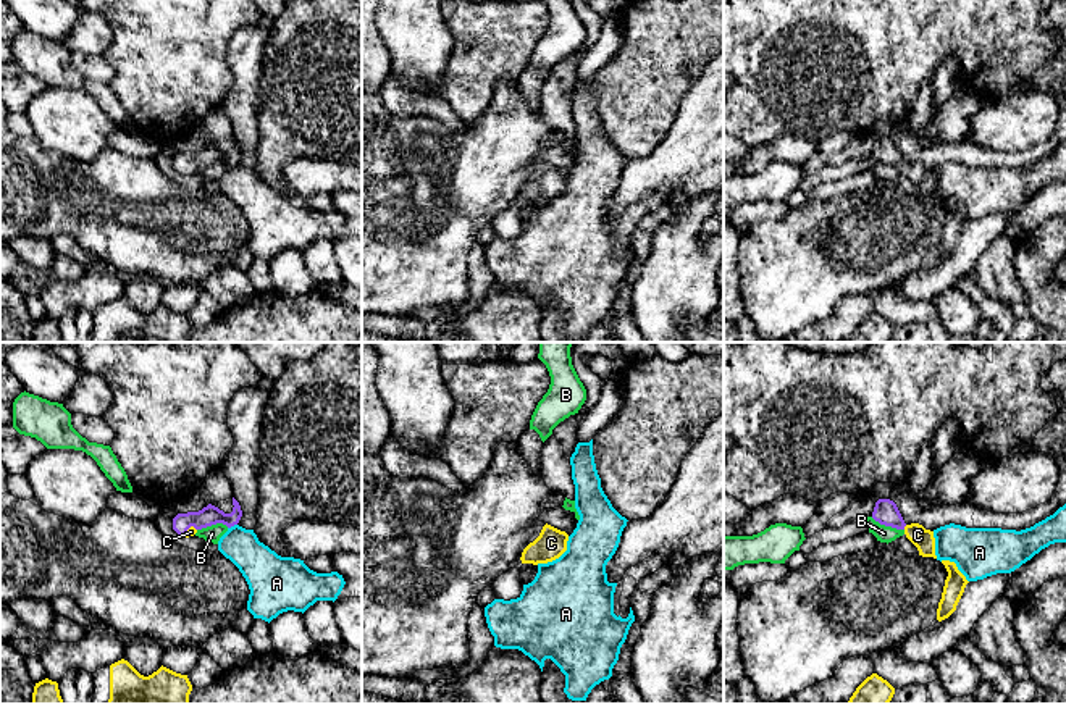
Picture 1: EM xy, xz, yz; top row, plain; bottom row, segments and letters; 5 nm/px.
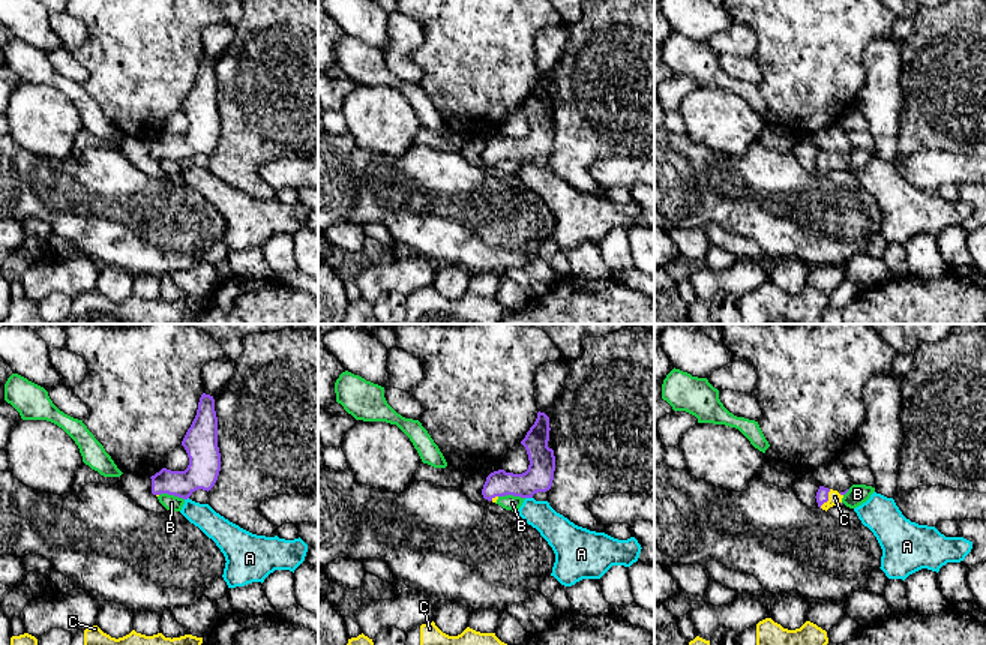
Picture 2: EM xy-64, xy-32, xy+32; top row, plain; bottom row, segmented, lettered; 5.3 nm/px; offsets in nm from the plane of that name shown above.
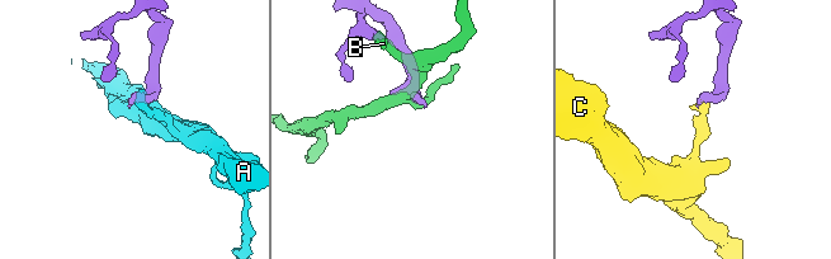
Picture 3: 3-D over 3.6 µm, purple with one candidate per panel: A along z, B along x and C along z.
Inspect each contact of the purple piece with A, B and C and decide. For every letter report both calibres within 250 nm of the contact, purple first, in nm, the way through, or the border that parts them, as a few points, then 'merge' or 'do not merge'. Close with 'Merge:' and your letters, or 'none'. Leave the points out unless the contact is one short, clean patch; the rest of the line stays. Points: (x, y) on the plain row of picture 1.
A: 100 nm thick on the purple side, 200 nm on the other; border along xy (236, 162), (228, 167); do not merge
B: 120 nm thick on the purple side, 80 nm on the other; border along yz (871, 155), (903, 168); do not merge
C: 120 nm thick on the purple side, 100 nm on the other; runs through yz (885, 150), (905, 163), (918, 173); merge
Merge: C

